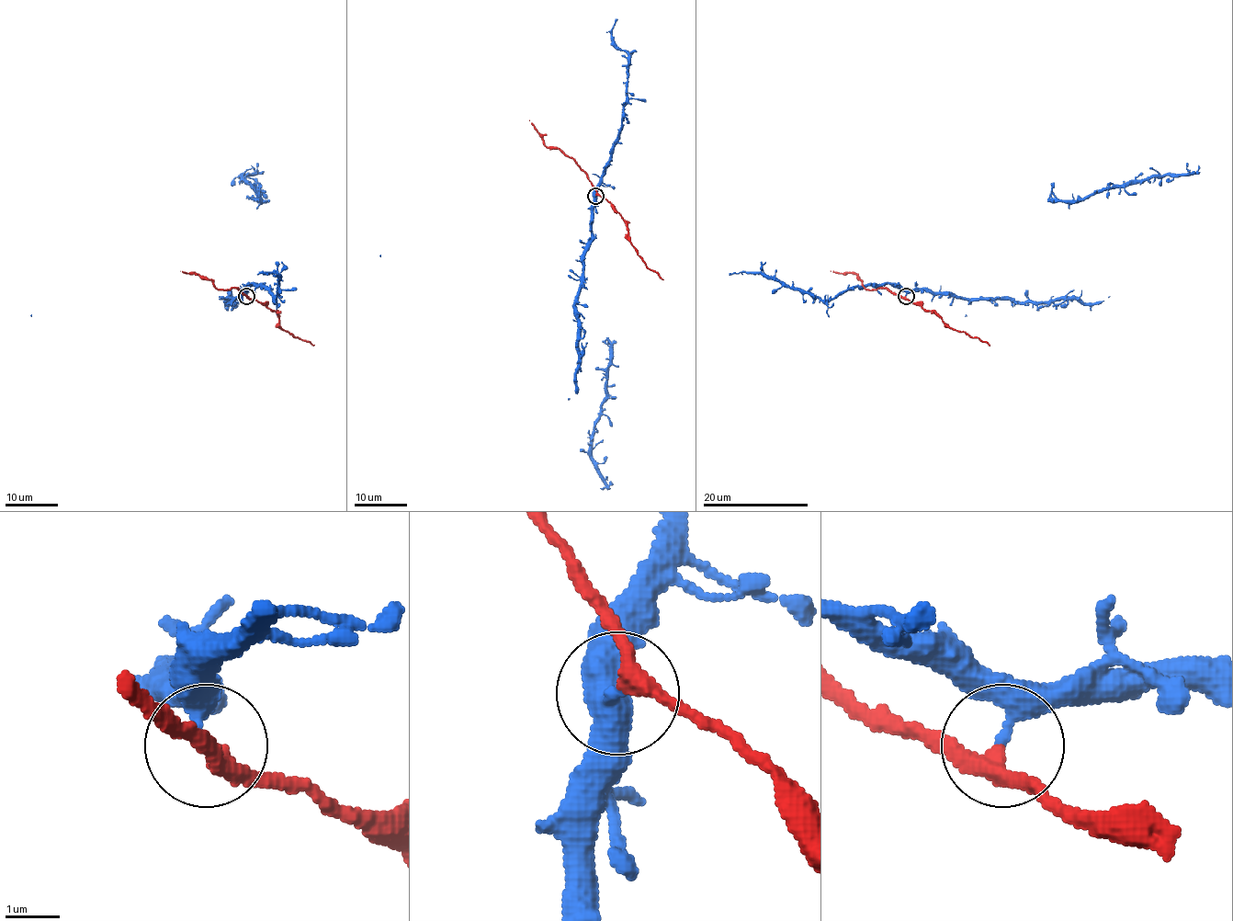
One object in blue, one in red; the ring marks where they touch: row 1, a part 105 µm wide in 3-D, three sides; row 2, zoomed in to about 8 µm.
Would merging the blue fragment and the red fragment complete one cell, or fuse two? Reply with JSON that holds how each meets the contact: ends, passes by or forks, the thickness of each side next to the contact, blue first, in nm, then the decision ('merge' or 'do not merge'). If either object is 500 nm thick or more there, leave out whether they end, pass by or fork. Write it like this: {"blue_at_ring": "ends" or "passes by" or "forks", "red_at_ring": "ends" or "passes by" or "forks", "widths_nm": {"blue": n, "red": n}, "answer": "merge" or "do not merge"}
{"blue_at_ring": "ends", "red_at_ring": "passes by", "widths_nm": {"blue": 320, "red": 280}, "answer": "do not merge"}

